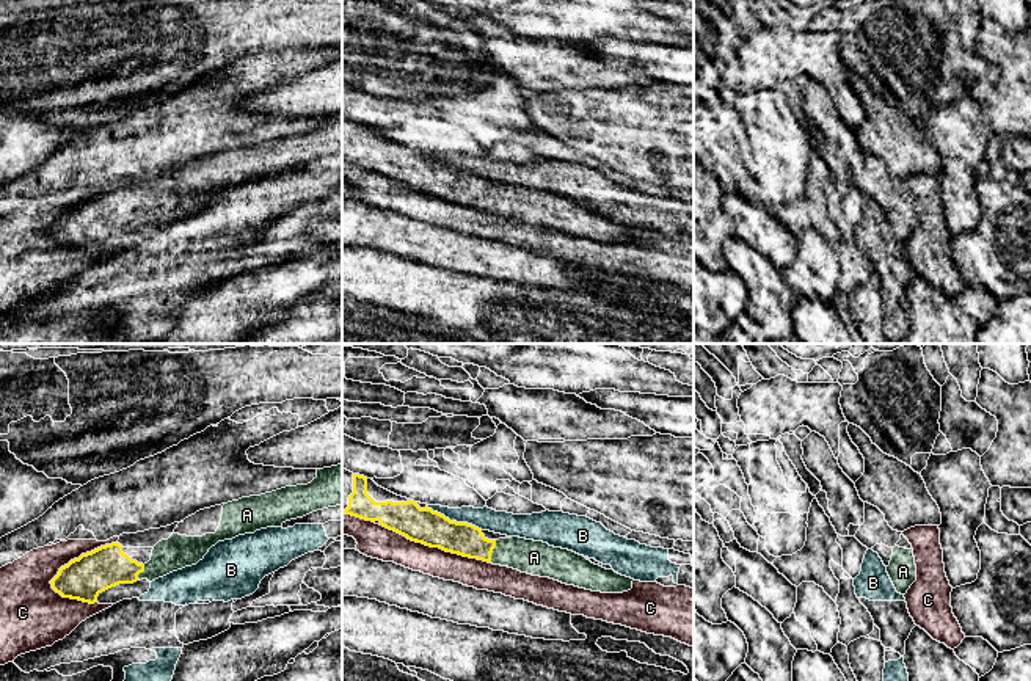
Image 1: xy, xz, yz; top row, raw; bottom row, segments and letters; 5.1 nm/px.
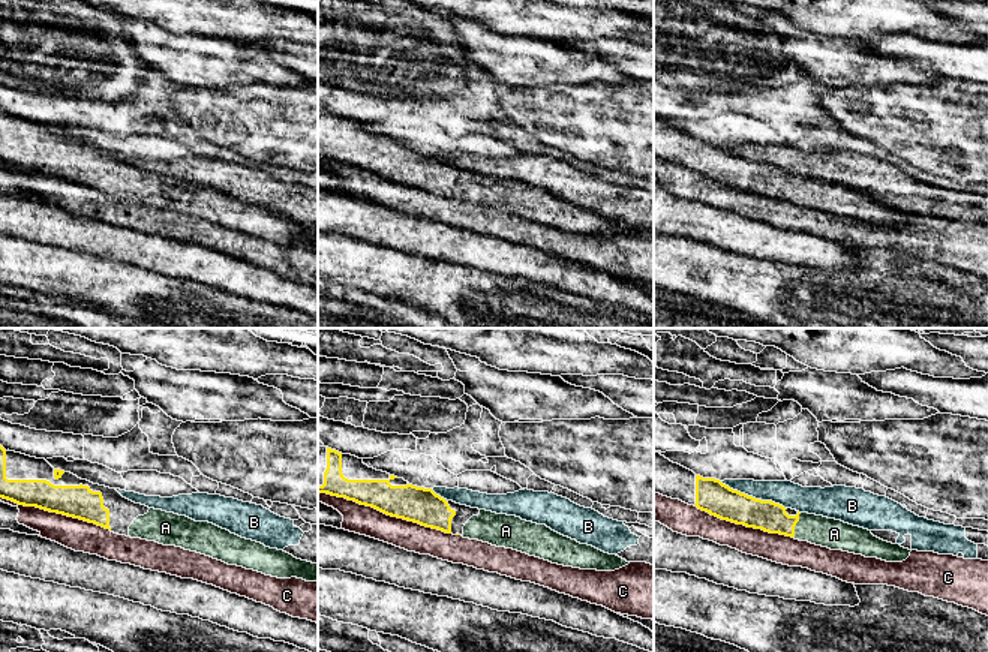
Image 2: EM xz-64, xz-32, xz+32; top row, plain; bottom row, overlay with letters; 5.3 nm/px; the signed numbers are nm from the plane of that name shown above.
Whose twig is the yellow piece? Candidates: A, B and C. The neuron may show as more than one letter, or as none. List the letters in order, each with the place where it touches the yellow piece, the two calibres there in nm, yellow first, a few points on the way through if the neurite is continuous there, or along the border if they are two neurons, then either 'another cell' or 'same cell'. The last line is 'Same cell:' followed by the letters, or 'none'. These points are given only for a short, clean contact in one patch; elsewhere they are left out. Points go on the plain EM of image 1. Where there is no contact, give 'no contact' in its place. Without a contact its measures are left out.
A: xz (491, 200) | 170/180 nm | across xz (462, 187), (491, 200), (509, 200), (534, 206) | same cell
B: xz (455, 170) | 180/120 nm | another cell
C: xy (80, 204) | 220/200 nm | another cell
Same cell: A

